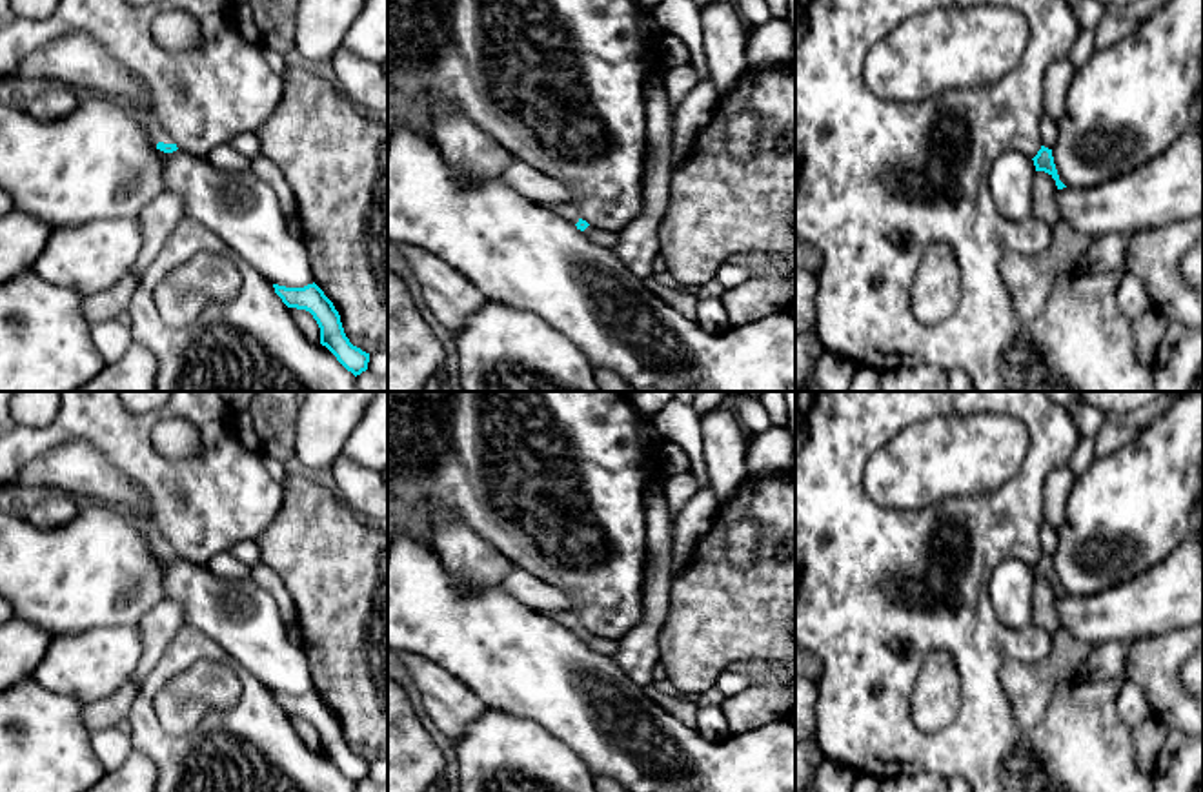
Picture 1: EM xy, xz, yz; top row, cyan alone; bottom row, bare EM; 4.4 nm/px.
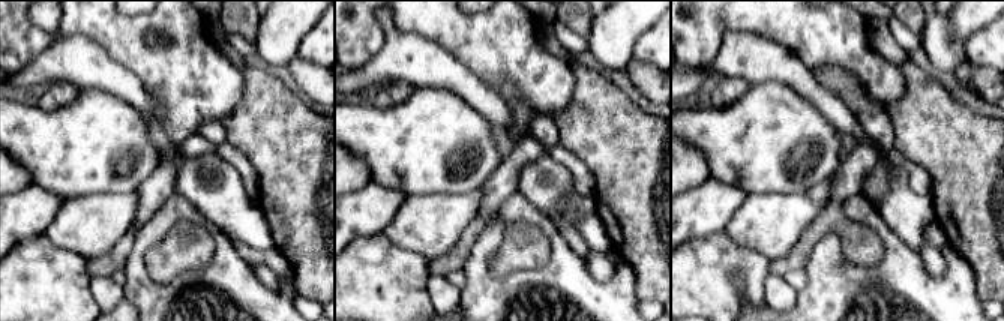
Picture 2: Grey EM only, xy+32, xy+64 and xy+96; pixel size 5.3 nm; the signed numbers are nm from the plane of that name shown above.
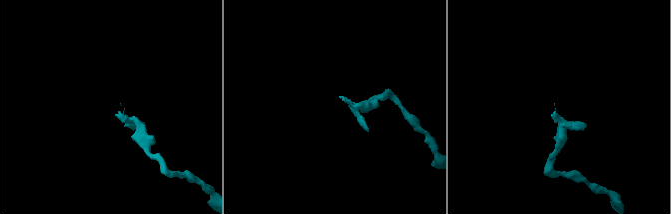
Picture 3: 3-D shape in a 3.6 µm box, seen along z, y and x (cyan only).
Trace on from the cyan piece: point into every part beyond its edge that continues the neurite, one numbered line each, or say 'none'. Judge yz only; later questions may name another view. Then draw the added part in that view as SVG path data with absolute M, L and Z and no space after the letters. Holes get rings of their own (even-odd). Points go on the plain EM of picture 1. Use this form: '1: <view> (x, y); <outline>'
1: yz (1049, 536); M1043 519L1043 524L1041 524L1039 539L1041 539L1041 552L1045 555L1052 557L1056 548L1057 548L1057 532L1045 519Z

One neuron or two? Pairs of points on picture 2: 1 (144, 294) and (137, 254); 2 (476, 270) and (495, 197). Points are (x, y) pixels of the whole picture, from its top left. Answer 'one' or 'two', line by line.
1: one
2: two

